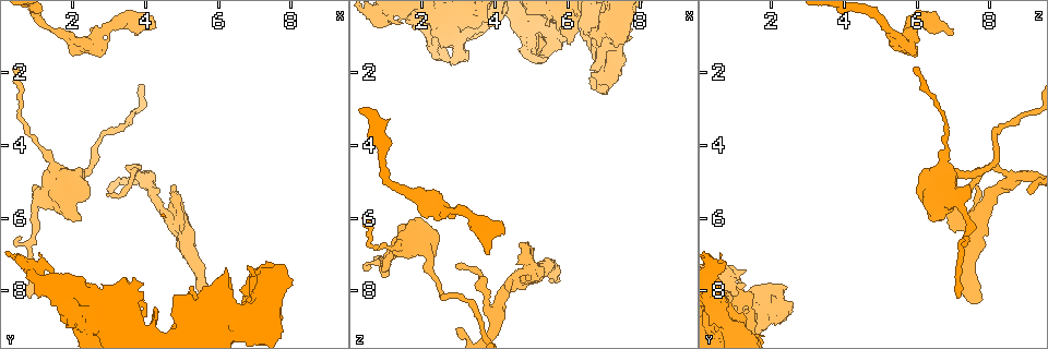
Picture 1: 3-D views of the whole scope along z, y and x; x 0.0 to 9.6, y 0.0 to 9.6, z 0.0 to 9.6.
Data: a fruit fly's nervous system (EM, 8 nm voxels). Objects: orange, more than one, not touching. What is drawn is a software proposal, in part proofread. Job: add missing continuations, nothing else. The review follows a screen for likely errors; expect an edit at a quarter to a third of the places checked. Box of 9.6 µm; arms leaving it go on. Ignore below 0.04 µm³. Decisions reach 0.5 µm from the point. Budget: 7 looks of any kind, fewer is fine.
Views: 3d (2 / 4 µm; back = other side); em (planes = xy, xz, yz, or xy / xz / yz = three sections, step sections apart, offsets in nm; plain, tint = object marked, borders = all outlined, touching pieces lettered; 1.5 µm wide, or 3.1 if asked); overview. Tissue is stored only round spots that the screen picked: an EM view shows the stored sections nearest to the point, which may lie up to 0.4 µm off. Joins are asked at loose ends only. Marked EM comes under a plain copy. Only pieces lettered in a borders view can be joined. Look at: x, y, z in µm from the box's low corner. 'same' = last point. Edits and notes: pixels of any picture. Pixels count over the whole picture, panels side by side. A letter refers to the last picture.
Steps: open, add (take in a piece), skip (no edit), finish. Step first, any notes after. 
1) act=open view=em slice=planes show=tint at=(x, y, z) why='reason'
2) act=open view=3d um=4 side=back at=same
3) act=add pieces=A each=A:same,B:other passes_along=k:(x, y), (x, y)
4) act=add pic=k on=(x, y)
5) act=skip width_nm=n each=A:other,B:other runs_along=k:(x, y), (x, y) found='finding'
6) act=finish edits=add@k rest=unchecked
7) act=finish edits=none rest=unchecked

act=open view=em slice=xz step=4 show=tint at=(0.75, 8.15, 7.10) why='branch stops here'

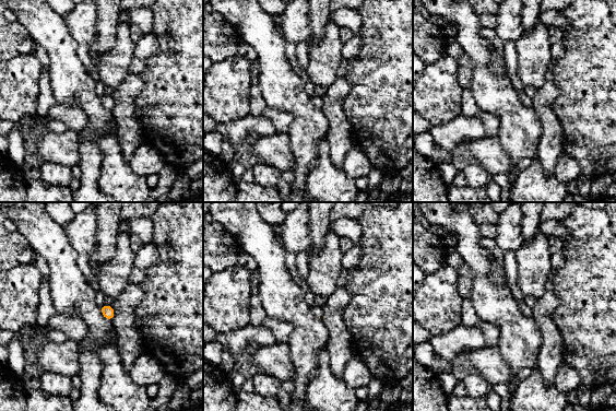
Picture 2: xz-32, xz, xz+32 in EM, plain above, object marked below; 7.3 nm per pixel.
act=open view=em slice=planes show=borders at=same

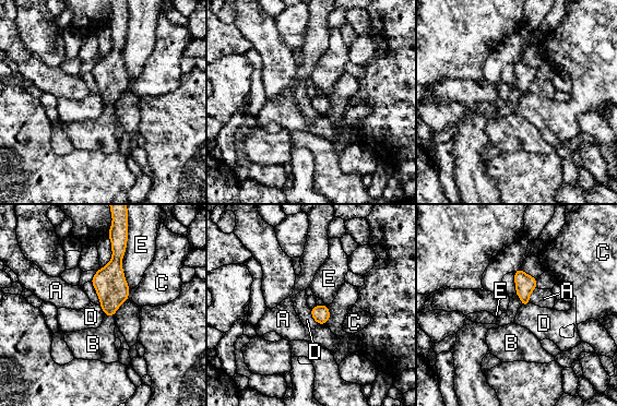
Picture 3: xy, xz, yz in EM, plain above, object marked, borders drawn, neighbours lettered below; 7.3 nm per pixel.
act=add pieces=B each=A:other,B:same,C:other,D:other,E:other passes_along=3:(110, 285), (109, 314), (93, 344) found='the cell continues'

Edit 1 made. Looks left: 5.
act=open view=3d um=2 at=(2.95, 5.25, 9.05) why='branch stops here'

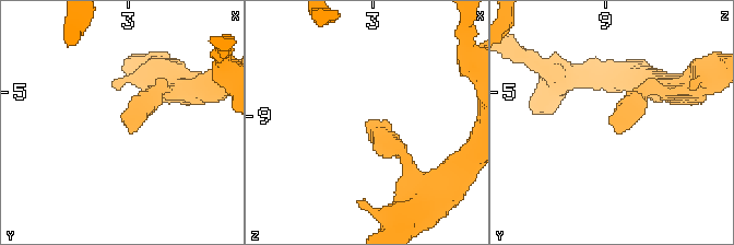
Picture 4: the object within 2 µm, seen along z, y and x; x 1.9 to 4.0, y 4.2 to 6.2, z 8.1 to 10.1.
act=open view=em slice=xz step=8 show=borders at=(2.96, 5.22, 9.06) why='need the tissue'

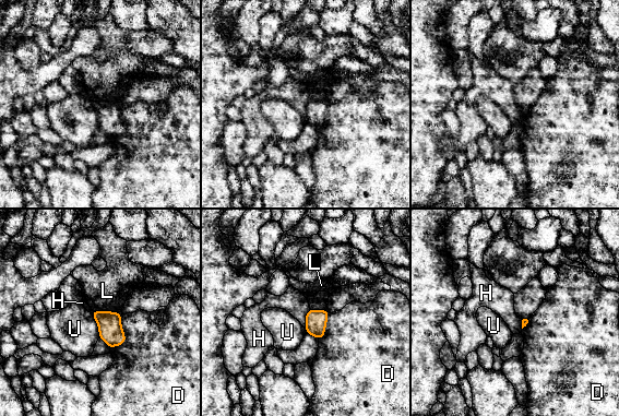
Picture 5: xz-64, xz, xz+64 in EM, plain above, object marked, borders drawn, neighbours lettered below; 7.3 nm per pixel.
act=open view=em slice=planes show=borders at=same

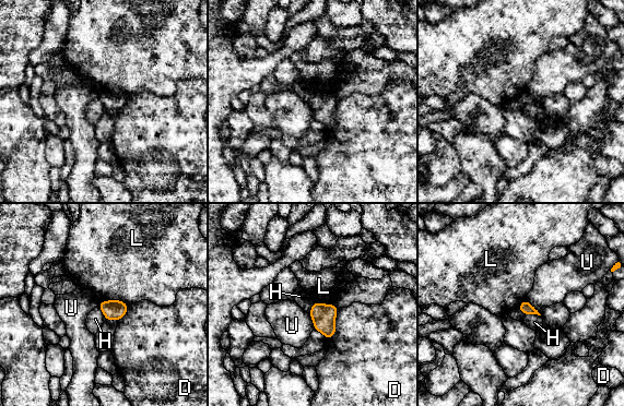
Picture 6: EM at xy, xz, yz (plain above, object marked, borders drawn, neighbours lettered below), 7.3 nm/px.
act=skip each=D:other,H:other,L:other,U:other border=6:(518, 308), (525, 313), (540, 315) found='no lettered piece goes on from it'

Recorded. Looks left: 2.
act=open view=em slice=planes show=borders at=(5.70, 8.25, 7.75) why='free end'

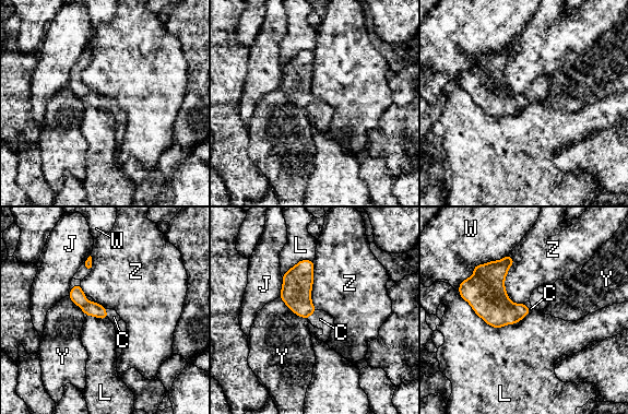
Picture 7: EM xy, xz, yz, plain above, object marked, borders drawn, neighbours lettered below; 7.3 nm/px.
act=add pieces=C longest_contact=L:550nm each=C:same,J:other,L:other,W:other,Y:other,Z:other passes_along=7:(297, 282), (311, 312), (320, 319) found='it goes on there'

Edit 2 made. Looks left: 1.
act=finish edits=add@3,add@7 rest=unchecked

